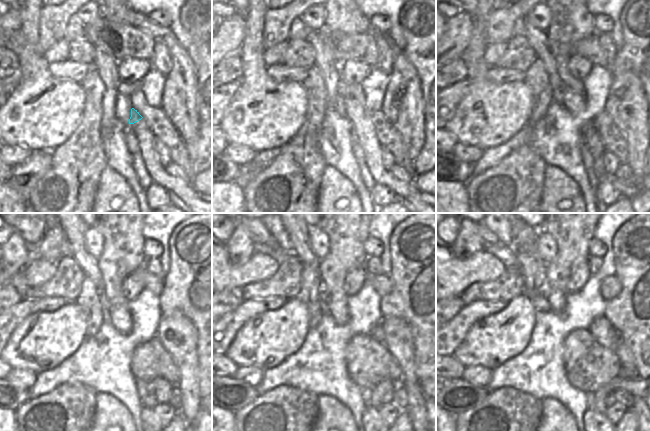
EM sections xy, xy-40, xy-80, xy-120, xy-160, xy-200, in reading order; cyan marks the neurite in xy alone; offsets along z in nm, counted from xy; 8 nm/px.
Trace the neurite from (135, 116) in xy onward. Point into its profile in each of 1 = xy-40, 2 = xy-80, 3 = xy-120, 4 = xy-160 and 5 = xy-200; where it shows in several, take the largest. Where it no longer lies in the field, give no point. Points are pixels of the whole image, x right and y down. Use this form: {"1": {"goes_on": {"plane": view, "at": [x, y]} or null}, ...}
{"1": {"goes_on": {"plane": "xy-40", "at": [356, 113]}}, "2": {"goes_on": {"plane": "xy-80", "at": [575, 103]}}, "3": {"goes_on": {"plane": "xy-120", "at": [121, 319]}}, "4": {"goes_on": {"plane": "xy-160", "at": [337, 306]}}, "5": {"goes_on": {"plane": "xy-200", "at": [556, 298]}}}

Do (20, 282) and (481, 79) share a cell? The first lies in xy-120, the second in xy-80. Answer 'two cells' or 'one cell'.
two cells

